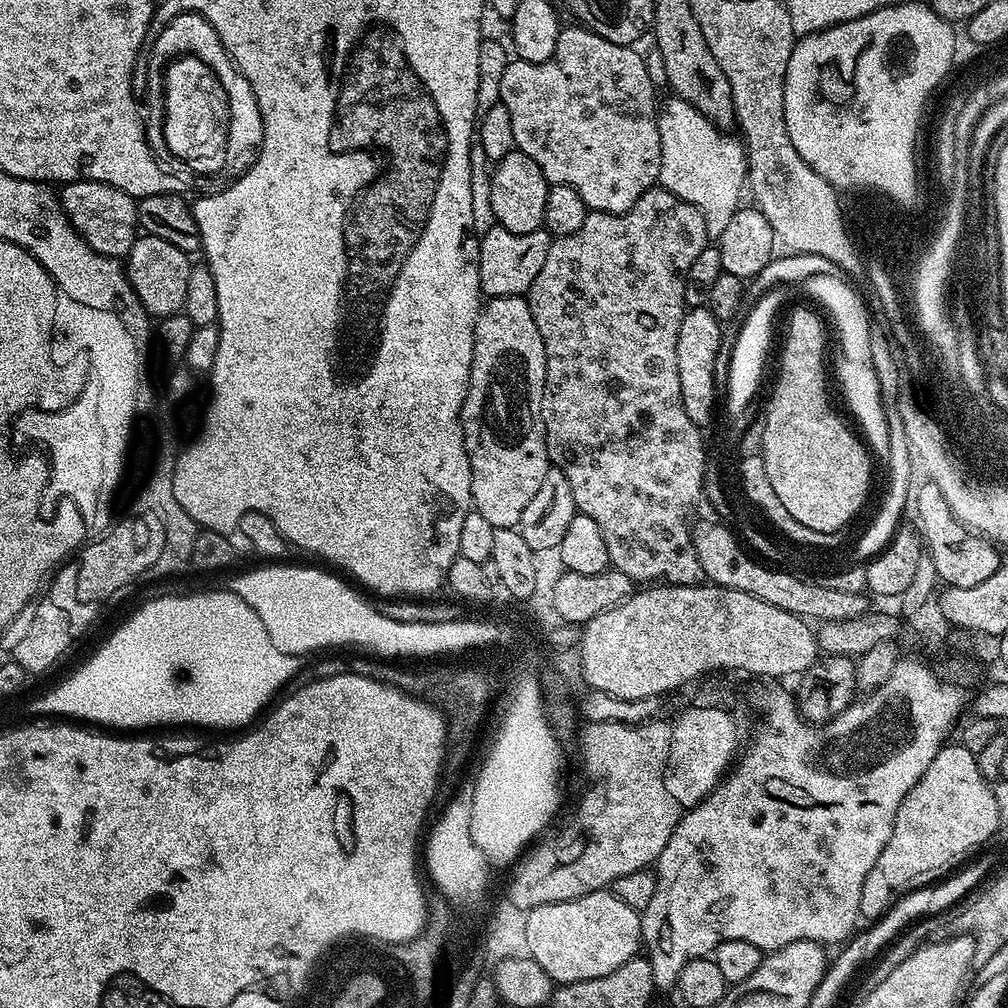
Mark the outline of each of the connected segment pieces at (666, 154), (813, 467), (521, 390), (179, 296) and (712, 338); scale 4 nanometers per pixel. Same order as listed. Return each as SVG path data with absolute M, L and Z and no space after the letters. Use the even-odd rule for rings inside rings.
M671 99L659 105L656 118L662 142L659 187L694 205L706 222L709 237L718 238L742 204L740 191L745 191L748 175L746 149L737 137L735 140L717 128L690 102Z
M808 308L794 309L788 320L788 333L780 352L780 373L776 376L768 409L763 410L762 416L766 420L766 430L760 455L764 458L766 478L770 478L770 486L774 486L774 494L778 494L782 506L812 531L839 532L851 525L857 515L855 512L868 496L873 461L861 437L855 431L852 433L844 425L843 418L828 405L828 380L824 377L824 324Z
M524 296L485 299L476 319L472 369L468 393L460 408L460 424L463 426L464 445L472 471L473 509L495 528L517 527L522 510L526 510L527 504L534 499L538 486L542 486L542 478L546 478L550 461L542 418L545 382L546 350L527 299Z
M137 235L134 246L126 257L126 271L140 307L149 317L166 317L183 309L186 302L186 281L190 278L192 265L189 253L178 250L178 246L170 246L170 242L157 236Z
M708 307L688 308L682 318L682 326L678 326L678 382L682 382L682 406L686 406L686 414L690 422L697 426L705 426L712 420L712 411L716 408L714 360L717 357L721 321L714 318Z

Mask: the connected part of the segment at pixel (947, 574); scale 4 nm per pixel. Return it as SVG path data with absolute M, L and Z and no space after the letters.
M939 484L924 485L917 495L918 531L926 545L926 552L934 560L937 578L949 588L969 588L978 586L978 582L986 582L990 574L997 572L1002 566L1001 549L984 536L961 524L958 518L948 514L944 507Z

